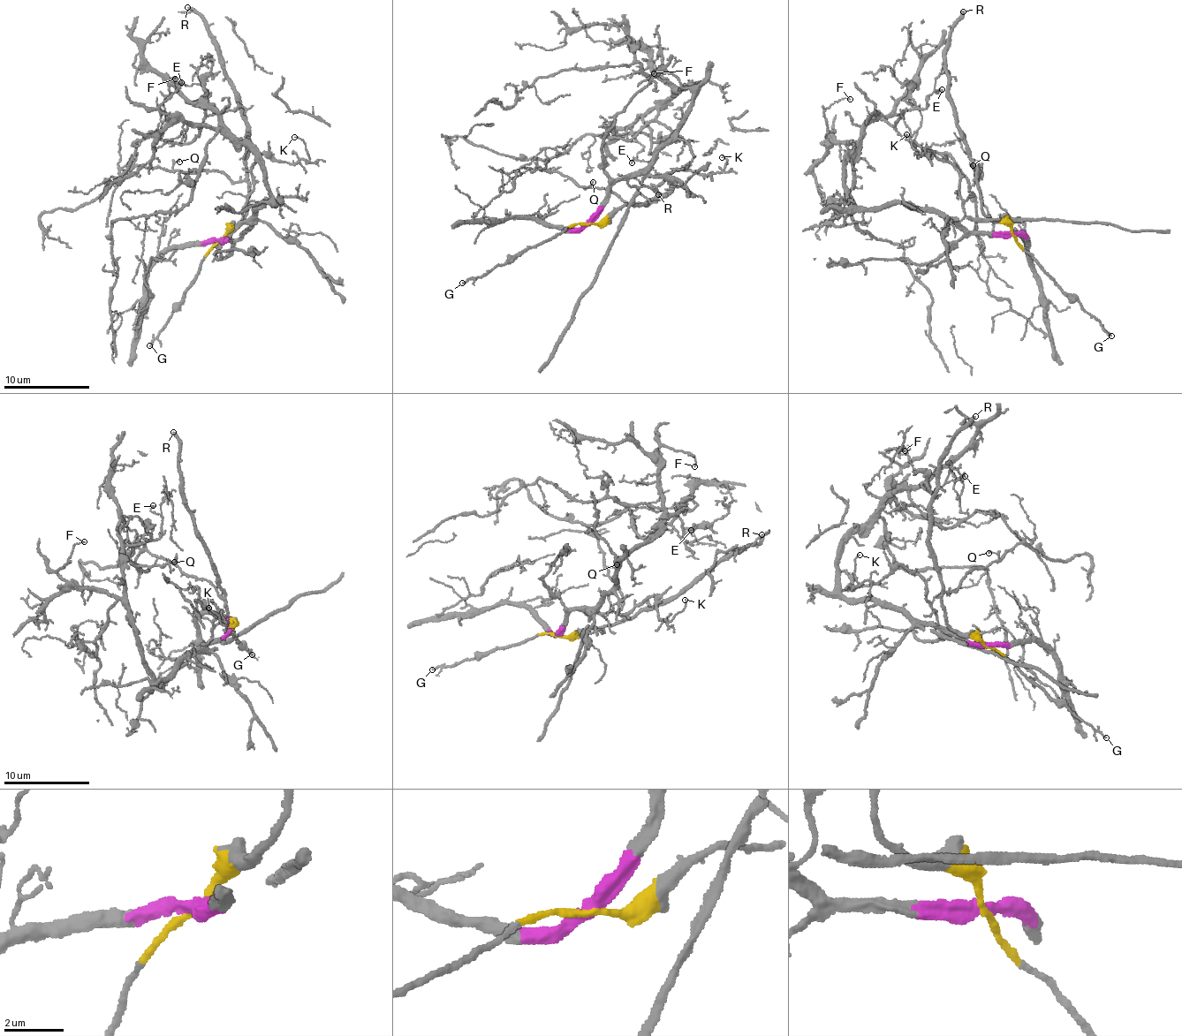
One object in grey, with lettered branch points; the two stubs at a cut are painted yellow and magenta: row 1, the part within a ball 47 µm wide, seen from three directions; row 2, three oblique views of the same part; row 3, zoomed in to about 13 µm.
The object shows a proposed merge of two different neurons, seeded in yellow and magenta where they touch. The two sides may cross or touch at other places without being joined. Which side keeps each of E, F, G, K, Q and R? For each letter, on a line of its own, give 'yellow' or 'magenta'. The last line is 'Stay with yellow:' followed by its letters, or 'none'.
E: magenta
F: magenta
G: yellow
K: magenta
Q: yellow
R: yellow
Stay with yellow: G, Q, R

